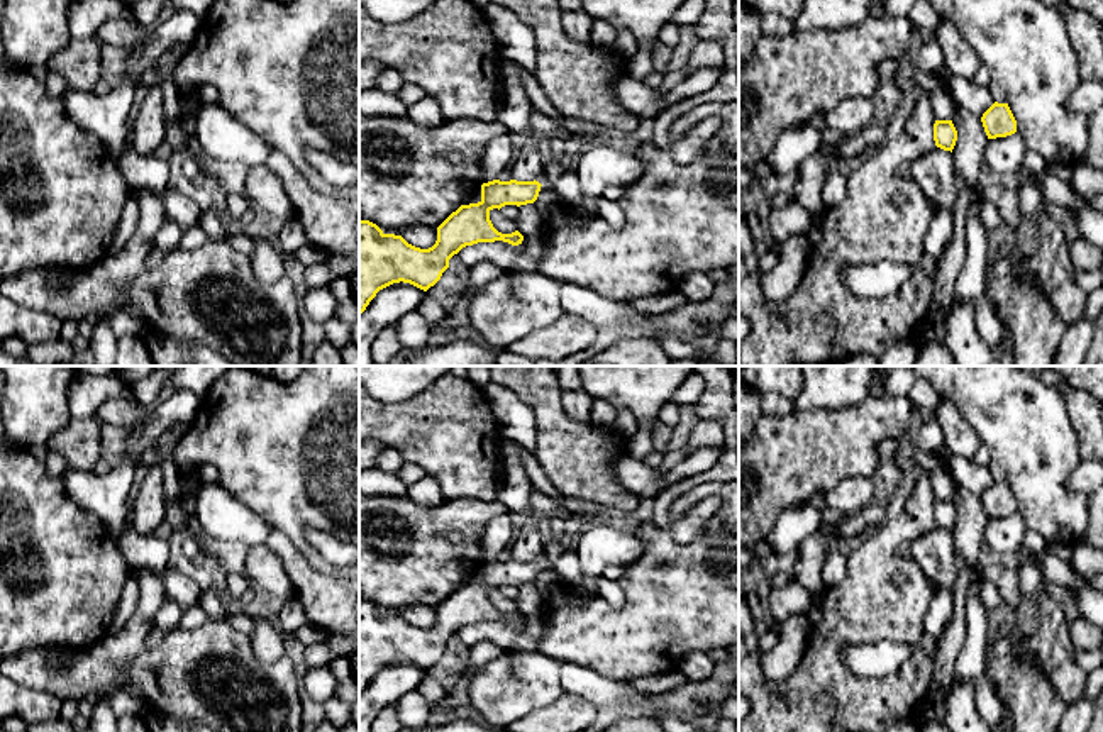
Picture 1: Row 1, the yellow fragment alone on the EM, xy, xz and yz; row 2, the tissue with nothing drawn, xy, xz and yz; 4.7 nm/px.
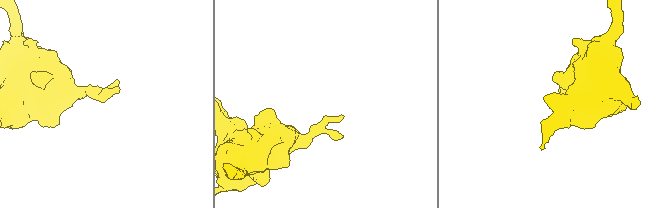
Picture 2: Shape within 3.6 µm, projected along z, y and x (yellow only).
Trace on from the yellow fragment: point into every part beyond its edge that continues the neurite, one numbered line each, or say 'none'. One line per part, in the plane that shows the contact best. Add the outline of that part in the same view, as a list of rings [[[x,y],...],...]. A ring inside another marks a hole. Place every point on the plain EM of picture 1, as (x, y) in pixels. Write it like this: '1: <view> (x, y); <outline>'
none

